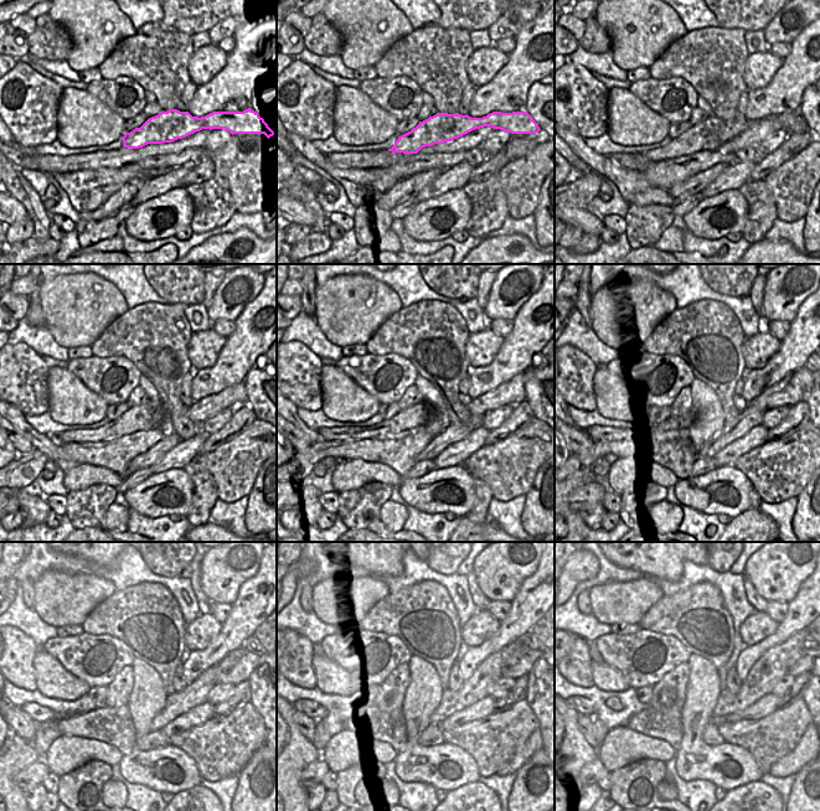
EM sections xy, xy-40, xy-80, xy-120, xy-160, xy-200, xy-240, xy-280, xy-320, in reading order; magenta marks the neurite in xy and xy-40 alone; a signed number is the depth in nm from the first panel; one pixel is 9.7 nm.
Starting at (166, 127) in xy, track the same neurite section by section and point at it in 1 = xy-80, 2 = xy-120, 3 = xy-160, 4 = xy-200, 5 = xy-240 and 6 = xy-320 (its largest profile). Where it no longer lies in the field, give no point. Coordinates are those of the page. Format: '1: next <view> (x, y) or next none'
1: next xy-80 (708, 135)
2: next xy-120 (151, 414)
3: next xy-160 (417, 416)
4: next xy-200 (596, 433)
5: next xy-240 (40, 714)
6: next xy-320 (582, 706)

